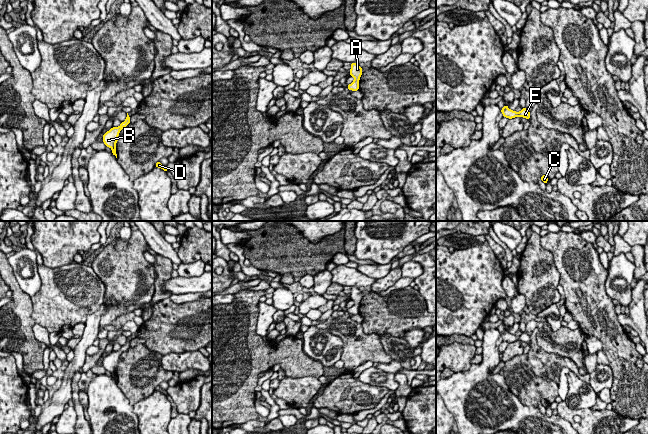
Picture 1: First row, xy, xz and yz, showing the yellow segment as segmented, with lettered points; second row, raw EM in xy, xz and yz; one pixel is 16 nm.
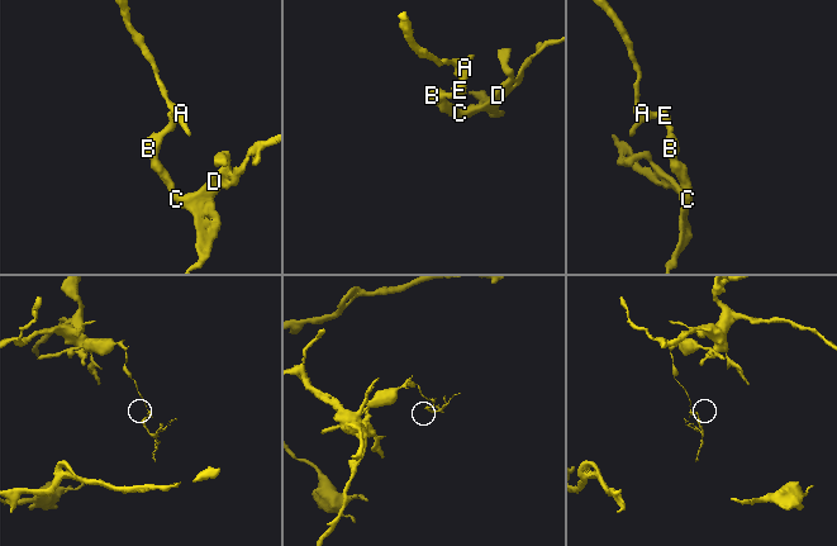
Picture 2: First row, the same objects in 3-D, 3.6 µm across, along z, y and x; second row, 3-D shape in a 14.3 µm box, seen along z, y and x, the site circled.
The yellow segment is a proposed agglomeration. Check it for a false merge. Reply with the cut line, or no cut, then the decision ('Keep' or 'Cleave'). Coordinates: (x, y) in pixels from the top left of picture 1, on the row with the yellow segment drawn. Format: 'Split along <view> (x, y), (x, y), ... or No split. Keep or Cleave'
No split. Keep

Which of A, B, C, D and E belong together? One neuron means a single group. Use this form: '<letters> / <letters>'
A B C D E

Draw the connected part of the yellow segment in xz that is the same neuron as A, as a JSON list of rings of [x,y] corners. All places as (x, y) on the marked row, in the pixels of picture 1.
[[[351,63],[350,75],[354,78],[354,81],[347,86],[349,90],[359,90],[359,80],[362,73],[362,67],[360,67],[359,64]]]

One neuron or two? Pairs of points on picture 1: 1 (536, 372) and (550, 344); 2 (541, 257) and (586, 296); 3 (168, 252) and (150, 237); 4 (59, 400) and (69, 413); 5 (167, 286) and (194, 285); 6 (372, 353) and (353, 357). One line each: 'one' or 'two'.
1: two
2: two
3: one
4: two
5: one
6: one

